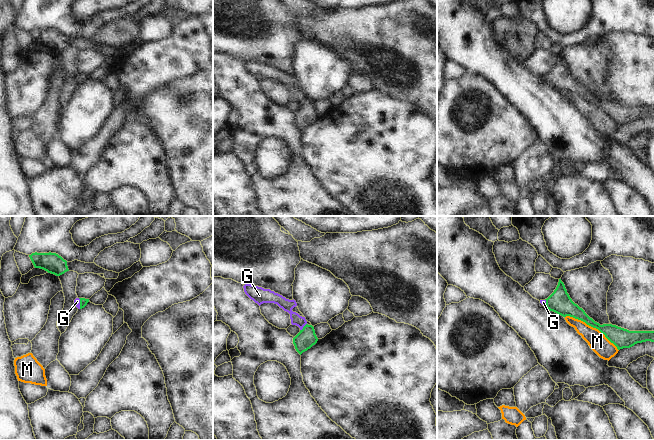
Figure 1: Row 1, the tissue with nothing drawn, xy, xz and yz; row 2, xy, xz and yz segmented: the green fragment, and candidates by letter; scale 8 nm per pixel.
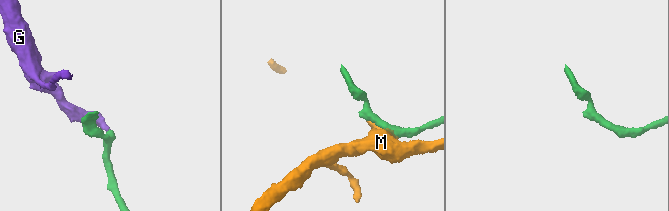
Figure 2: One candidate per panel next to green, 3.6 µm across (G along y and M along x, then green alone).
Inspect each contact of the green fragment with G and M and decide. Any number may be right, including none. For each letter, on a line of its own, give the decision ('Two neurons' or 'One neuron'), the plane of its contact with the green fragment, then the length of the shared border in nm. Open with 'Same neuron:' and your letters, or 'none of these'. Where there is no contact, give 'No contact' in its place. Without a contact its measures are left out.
Same neuron: G
G: One neuron. Touches green in xz. Shared border 80 nm
M: Two neurons. Touches green in yz. Shared border 500 nm

